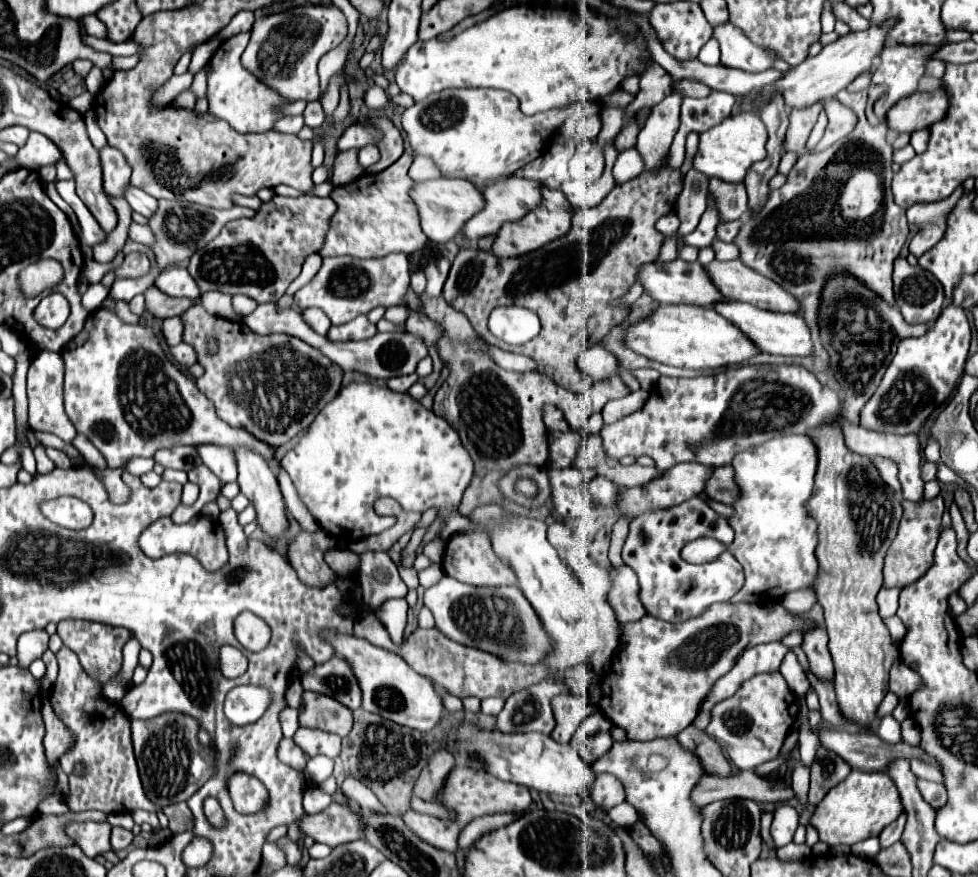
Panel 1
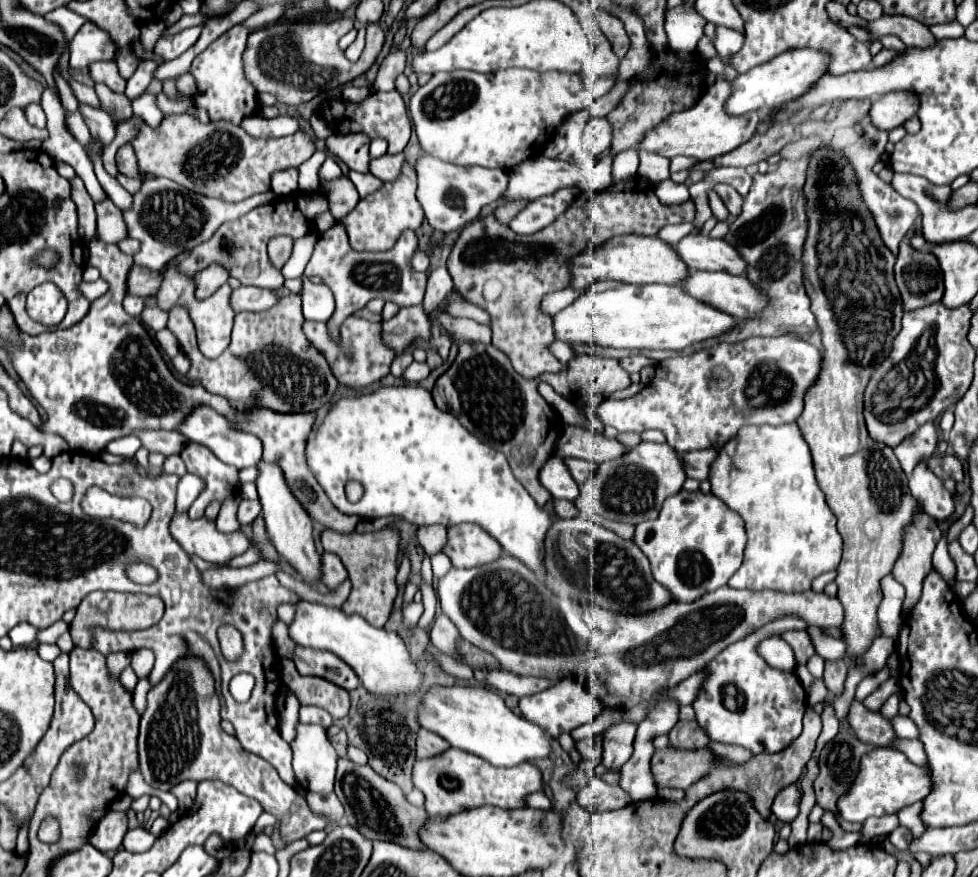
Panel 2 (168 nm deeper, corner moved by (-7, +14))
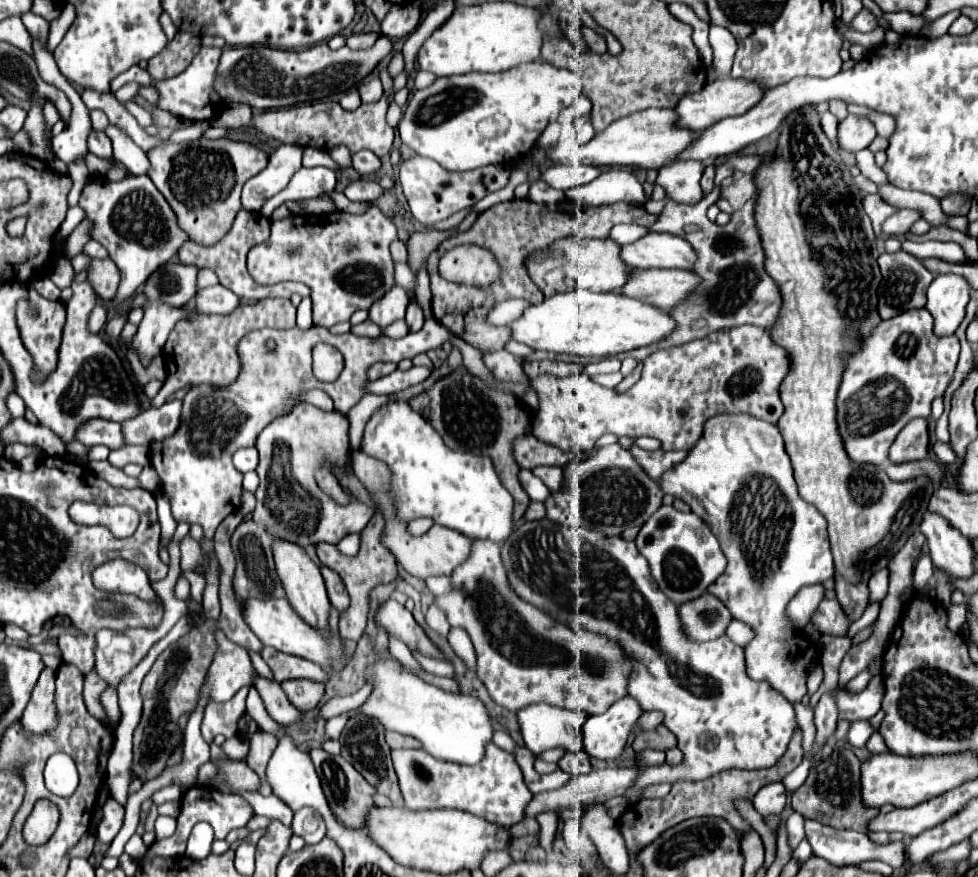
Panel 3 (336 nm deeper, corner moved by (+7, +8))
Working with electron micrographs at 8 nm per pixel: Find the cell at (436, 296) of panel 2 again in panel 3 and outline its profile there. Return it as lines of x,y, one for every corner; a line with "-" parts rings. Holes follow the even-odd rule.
410,301
408,303
408,309
406,309
406,323
410,327
410,331
418,331
422,329
424,325
424,315
422,315
422,309
416,301

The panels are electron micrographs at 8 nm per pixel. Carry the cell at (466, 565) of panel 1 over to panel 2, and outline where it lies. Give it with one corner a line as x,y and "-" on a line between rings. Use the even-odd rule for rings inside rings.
460,523
448,527
446,545
442,547
442,553
446,553
454,567
478,567
486,565
488,561
494,561
502,555
500,543
484,533
480,525
472,523

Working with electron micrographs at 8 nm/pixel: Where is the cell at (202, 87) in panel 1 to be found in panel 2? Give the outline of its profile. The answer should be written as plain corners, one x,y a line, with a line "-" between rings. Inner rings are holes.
190,73
178,77
178,91
180,91
182,95
194,95
196,83
194,83
194,77
192,77

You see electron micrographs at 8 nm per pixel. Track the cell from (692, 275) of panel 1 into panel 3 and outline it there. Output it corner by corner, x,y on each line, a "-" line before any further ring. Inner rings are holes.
566,237
558,243
552,243
548,251
536,251
528,257
526,269
532,281
540,287
544,297
556,293
566,293
574,289
590,289
590,291
616,291
628,283
628,275
634,271
628,263
622,263
620,245
612,239
576,239

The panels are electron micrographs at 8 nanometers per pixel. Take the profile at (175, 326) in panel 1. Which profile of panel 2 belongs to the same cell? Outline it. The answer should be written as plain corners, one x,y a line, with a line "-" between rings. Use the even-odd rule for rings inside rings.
146,305
144,311
142,311
142,315
140,315
140,319
142,319
142,323
146,327
150,327
154,331
164,329
166,323
168,323
168,315
160,307
156,307
156,305

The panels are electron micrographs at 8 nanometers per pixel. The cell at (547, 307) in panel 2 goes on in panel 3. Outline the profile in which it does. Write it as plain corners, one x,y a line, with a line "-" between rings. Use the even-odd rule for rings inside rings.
510,299
504,301
502,305
498,305
490,315
490,323
494,325
508,325
510,321
518,319
524,315
524,311
530,307
530,303
526,299

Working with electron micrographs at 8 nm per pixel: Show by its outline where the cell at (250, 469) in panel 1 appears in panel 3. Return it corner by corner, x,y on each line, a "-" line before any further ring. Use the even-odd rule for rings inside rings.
280,537
272,539
272,555
274,555
274,565
276,565
276,573
282,581
282,587
286,591
286,597
292,605
292,609
312,627
326,631
328,629
328,611
330,611
330,601
326,595
326,587
324,587
324,579
320,575
318,565
308,557
308,553
298,547
292,541
284,541

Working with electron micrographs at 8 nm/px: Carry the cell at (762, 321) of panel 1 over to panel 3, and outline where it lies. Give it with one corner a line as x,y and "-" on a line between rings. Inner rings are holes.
638,269
634,271
634,275
630,275
628,283
622,287
622,293
634,297
634,299
642,299
644,303
650,303
654,307
660,307
662,311
670,311
674,307
678,307
678,303
686,301
686,297
692,293
692,289
698,287
698,281
702,283
702,279
698,279
698,275
694,275
692,271
682,271
682,269

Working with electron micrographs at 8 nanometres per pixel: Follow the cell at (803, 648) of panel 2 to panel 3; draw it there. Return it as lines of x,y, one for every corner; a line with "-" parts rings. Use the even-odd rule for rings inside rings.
740,621
730,623
730,625
728,625
726,635
728,635
734,643
738,643
740,647
746,647
746,643
754,639
754,631
752,631
746,623
740,623

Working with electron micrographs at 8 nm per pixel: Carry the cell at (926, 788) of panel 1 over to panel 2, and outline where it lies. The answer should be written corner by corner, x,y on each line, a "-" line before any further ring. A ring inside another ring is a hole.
896,737
894,749
902,751
902,753
904,753
910,761
914,761
916,765
928,765
928,763
926,763
926,753
924,753
924,749
922,749
922,745
920,745
918,739
898,739
898,737

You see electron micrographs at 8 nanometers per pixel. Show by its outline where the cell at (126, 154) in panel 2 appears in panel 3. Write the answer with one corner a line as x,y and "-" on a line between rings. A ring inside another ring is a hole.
92,131
88,137
88,151
94,153
100,159
112,159
112,151
110,151
110,139
106,135
102,135
102,131

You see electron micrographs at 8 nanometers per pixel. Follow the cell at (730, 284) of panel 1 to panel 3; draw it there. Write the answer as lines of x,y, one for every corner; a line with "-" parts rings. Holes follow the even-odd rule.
650,233
636,243
622,245
622,259
638,269
694,269
694,247
672,233

